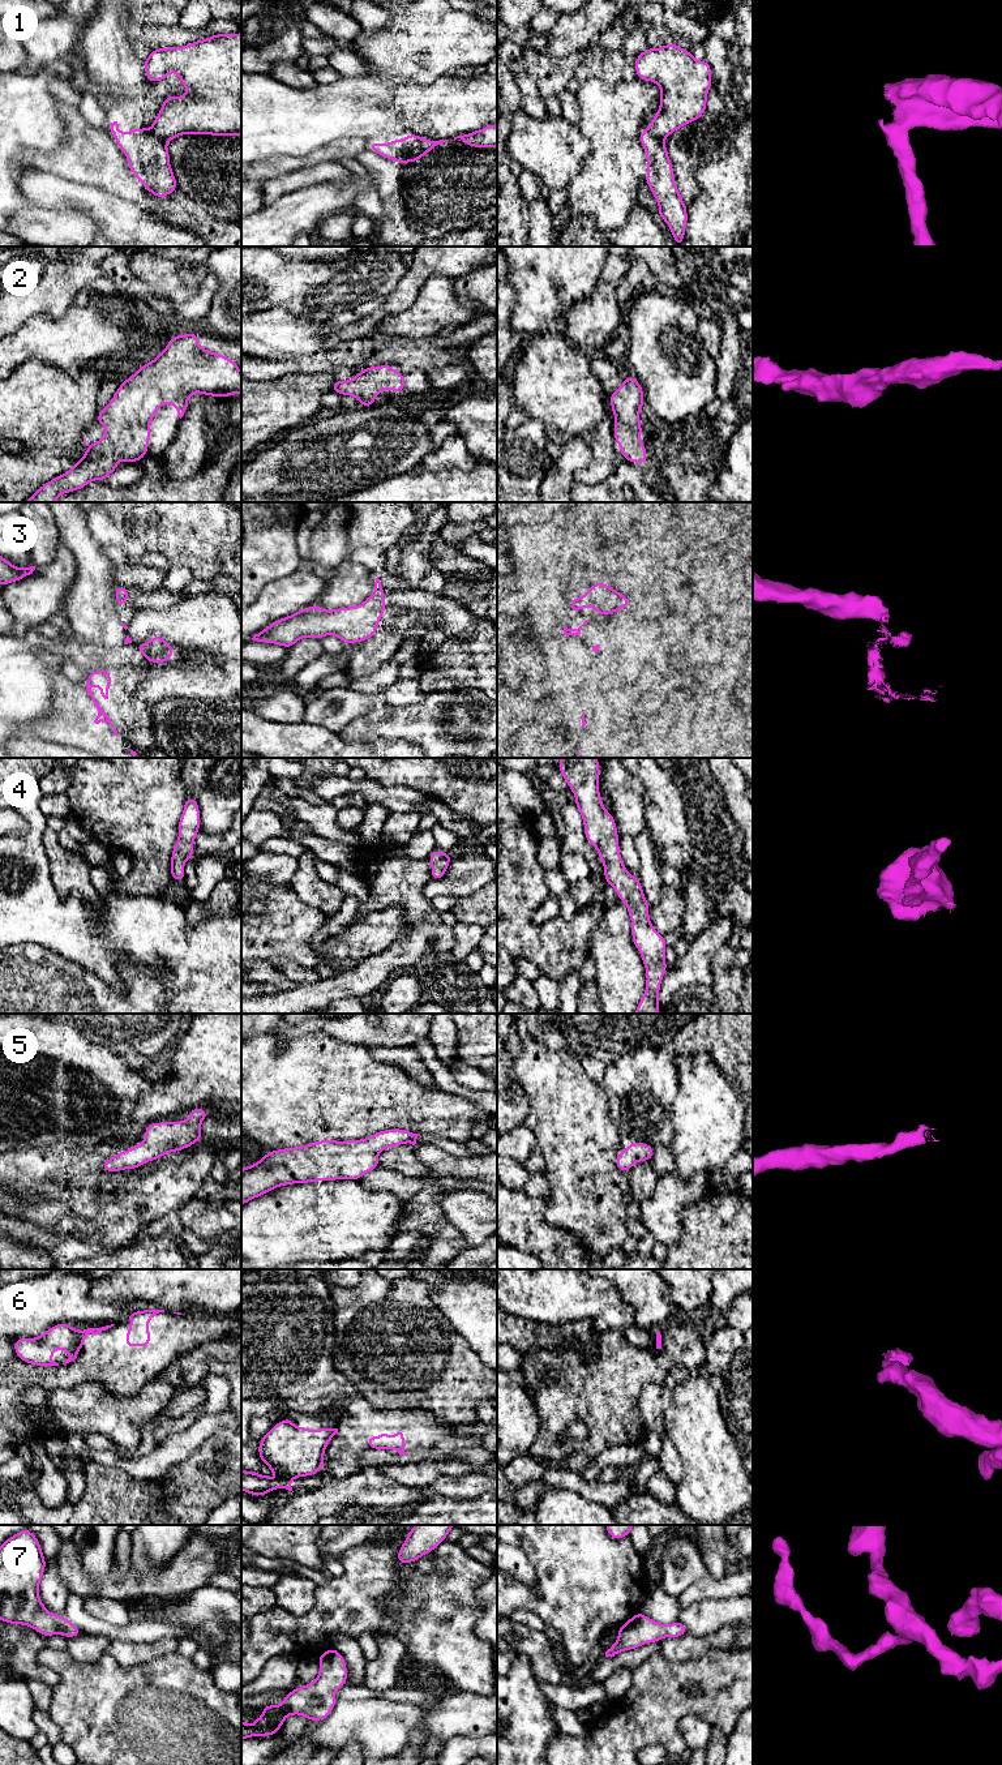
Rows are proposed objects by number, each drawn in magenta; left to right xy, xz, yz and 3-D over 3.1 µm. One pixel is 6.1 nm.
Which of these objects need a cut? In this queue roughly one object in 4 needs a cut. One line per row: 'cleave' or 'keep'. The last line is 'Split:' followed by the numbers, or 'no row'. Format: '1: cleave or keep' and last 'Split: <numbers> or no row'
1: cleave
2: keep
3: cleave
4: keep
5: keep
6: cleave
7: keep
Split: 1, 3, 6

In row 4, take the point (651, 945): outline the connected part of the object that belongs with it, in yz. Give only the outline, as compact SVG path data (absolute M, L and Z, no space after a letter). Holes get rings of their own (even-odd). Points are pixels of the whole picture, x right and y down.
M561 758L558 770L575 796L575 806L584 824L584 836L598 849L607 884L611 884L620 901L628 905L633 943L641 952L647 977L646 991L634 1014L658 1014L659 990L668 969L665 963L668 944L650 921L650 905L638 877L626 870L620 856L616 821L605 810L599 792L598 758Z

